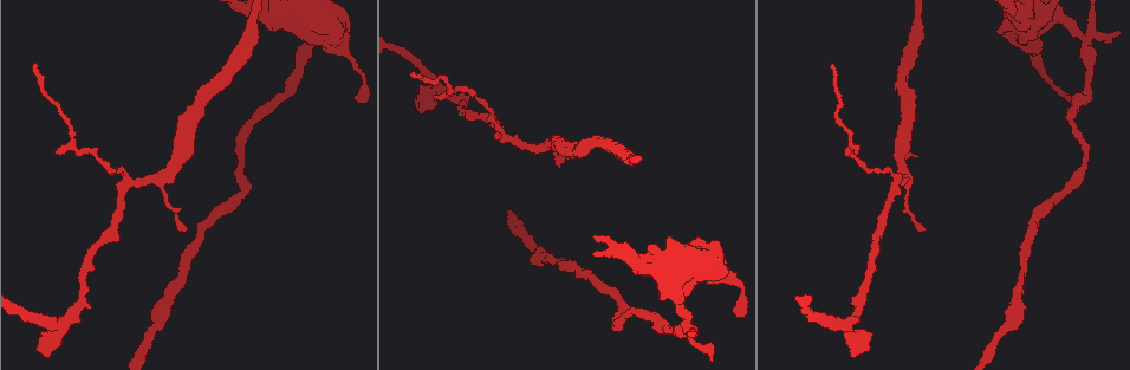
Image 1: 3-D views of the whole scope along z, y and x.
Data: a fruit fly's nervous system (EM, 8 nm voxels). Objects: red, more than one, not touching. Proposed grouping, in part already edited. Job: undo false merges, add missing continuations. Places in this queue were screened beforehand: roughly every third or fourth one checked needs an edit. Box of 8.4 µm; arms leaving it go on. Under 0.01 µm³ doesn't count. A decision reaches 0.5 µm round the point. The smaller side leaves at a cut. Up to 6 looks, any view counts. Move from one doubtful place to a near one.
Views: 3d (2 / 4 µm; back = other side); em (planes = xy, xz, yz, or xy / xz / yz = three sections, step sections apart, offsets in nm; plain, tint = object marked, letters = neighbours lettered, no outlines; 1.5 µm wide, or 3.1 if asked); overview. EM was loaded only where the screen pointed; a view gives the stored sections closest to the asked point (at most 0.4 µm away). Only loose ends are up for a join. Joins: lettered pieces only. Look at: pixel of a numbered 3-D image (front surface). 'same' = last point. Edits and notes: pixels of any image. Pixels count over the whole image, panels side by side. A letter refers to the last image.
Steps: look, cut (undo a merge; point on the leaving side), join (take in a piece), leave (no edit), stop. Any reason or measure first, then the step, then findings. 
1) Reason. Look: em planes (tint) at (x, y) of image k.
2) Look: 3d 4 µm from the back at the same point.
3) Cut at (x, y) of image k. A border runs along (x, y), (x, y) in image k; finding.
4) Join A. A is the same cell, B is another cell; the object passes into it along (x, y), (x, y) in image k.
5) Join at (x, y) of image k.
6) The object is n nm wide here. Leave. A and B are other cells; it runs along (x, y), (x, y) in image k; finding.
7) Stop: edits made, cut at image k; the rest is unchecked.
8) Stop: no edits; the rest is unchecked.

An open end. Look: em planes (tint) at (414, 72) of image 1.

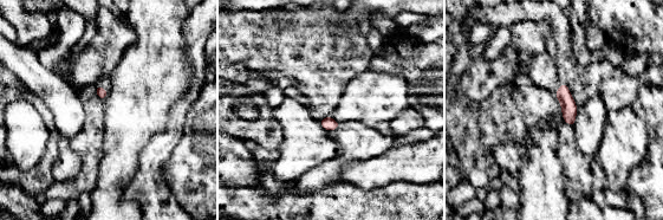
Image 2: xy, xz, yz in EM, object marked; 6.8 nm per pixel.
Look: em planes (letters) at the same point.

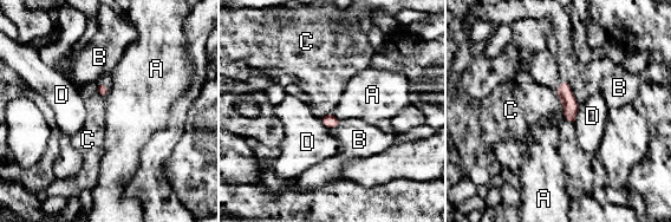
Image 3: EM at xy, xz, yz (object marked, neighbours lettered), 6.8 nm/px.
Leave. A, B, C and D are other cells; a border runs along (331, 112), (340, 121) in image 3; no lettered piece goes on from it.

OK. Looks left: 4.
A fork. Look: 3d 2 µm from the back at (504, 138) of image 1.

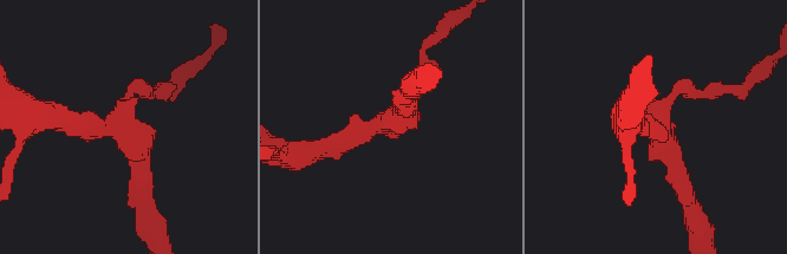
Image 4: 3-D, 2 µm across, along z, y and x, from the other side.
3 arms meet here. Look: em xz step 8 (tint) at (382, 125) of image 4.

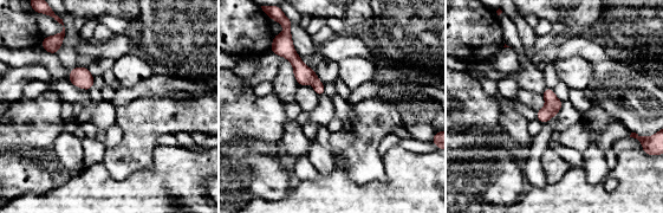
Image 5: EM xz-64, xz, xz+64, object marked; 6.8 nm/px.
Another direction. Look: em planes (letters) at the same point.

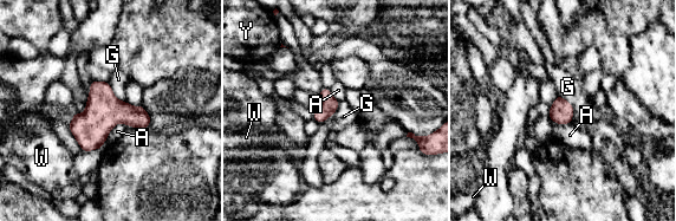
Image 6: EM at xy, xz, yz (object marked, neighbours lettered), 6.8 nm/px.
Leave. A, G, W and Y are other cells; one neuron here.

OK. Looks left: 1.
Stop: no edits; the rest is unchecked.

